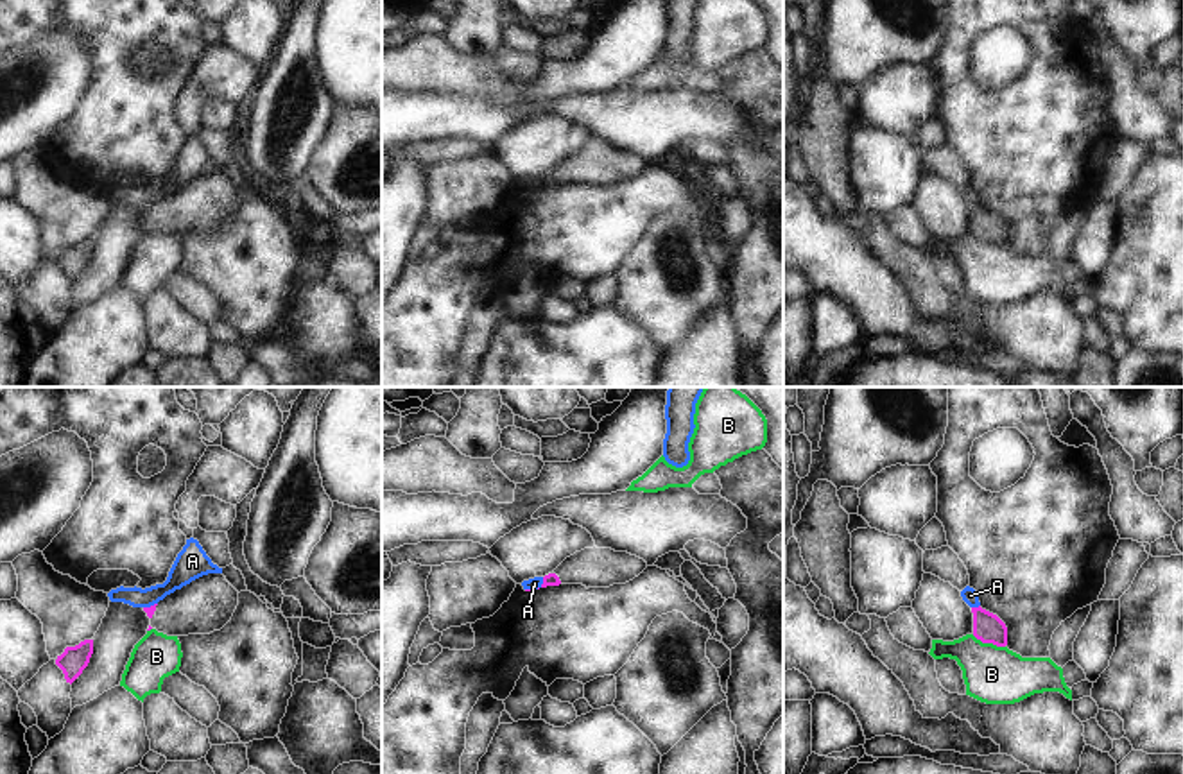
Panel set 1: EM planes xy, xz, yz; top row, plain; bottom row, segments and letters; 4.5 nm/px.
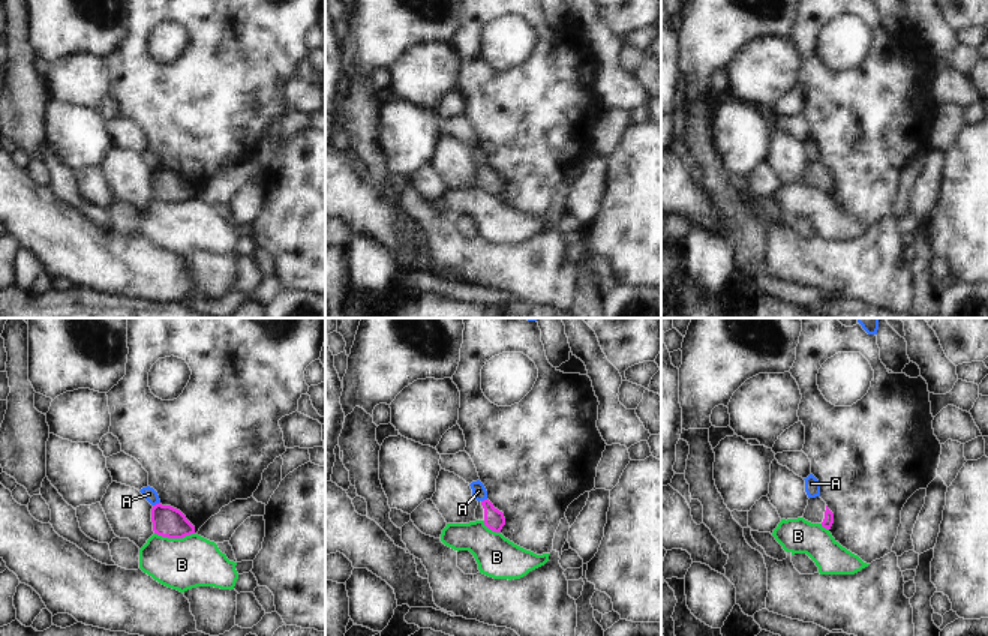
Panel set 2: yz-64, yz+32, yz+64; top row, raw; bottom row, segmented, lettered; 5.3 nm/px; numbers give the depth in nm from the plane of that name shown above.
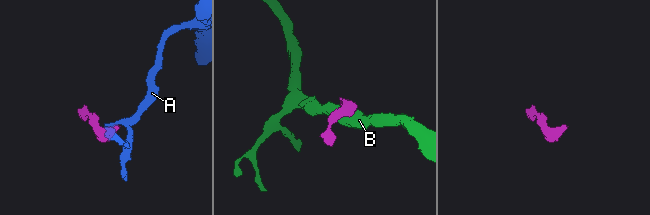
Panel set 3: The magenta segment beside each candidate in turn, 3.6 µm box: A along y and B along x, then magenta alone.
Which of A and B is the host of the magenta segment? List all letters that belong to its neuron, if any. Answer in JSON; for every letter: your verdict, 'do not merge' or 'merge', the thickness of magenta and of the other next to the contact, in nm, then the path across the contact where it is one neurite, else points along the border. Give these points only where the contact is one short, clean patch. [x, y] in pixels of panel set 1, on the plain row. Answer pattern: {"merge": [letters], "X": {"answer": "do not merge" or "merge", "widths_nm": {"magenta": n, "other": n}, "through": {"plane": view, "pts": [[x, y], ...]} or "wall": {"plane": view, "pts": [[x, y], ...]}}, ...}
{"merge": [], "A": {"answer": "do not merge", "widths_nm": {"magenta": 60, "other": 50}, "wall": {"plane": "xz", "pts": [[544, 176], [536, 187], [526, 189]]}}, "B": {"answer": "do not merge", "widths_nm": {"magenta": 140, "other": 260}, "wall": {"plane": "yz", "pts": [[972, 233], [983, 240], [1004, 246]]}}}

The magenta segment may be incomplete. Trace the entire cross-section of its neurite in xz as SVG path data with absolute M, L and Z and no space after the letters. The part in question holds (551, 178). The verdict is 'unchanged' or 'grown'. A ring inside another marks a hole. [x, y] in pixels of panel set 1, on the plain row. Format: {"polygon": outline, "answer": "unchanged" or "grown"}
{"polygon": "M593 145L566 156L552 172L543 176L541 186L559 183L609 186L633 179L645 167L647 161L636 154Z", "answer": "grown"}

